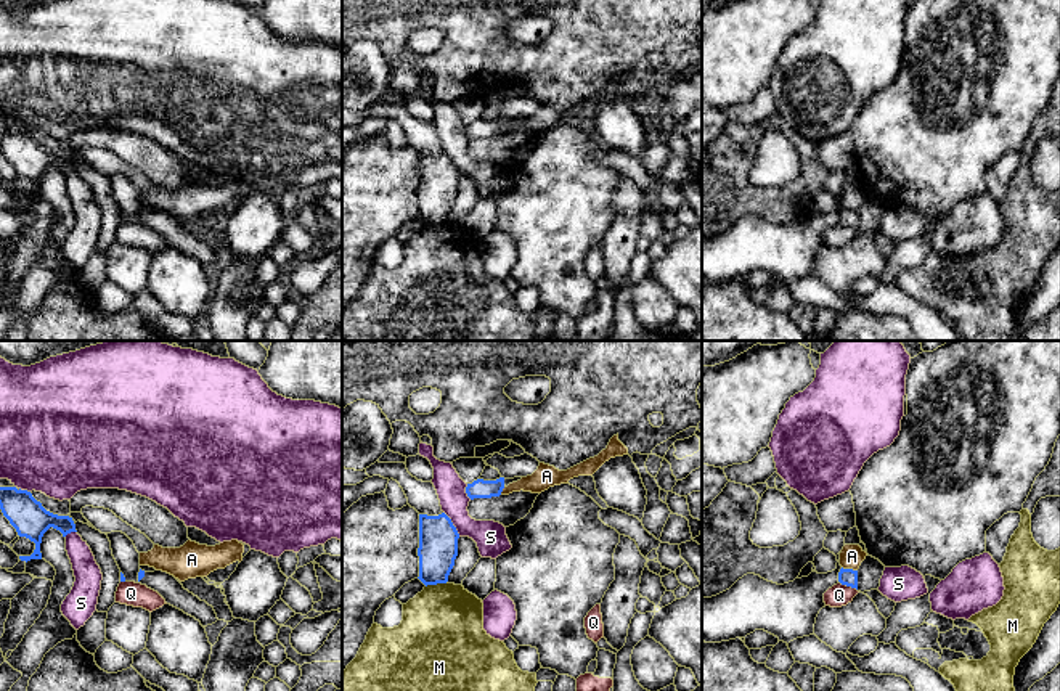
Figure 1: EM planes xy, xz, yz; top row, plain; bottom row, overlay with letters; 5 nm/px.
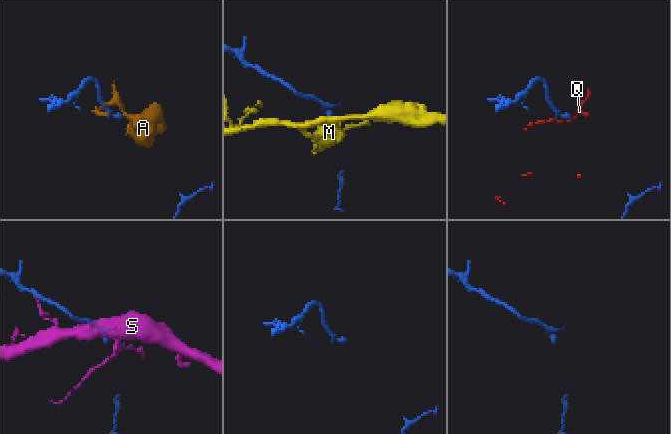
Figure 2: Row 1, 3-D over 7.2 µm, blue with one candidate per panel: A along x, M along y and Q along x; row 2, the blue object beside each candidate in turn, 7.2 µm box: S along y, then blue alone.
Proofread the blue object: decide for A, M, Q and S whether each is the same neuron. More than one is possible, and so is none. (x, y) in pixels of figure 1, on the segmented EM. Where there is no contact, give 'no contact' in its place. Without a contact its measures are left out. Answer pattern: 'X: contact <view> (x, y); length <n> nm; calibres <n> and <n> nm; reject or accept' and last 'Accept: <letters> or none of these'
A: contact yz (850, 569); length 80 nm; calibres 90 and 120 nm; reject
M: contact xz (436, 584); length 120 nm; calibres 190 and 420 nm; reject
Q: contact yz (848, 585); length 100 nm; calibres 90 and 110 nm; reject
S: contact xz (452, 524); length 150 nm; calibres 190 and 160 nm; reject
Accept: none of these

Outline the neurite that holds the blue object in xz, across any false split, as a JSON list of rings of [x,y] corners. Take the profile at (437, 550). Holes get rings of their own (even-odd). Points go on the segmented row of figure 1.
[[[419,514],[419,580],[427,585],[446,583],[458,556],[459,534],[451,519]]]

